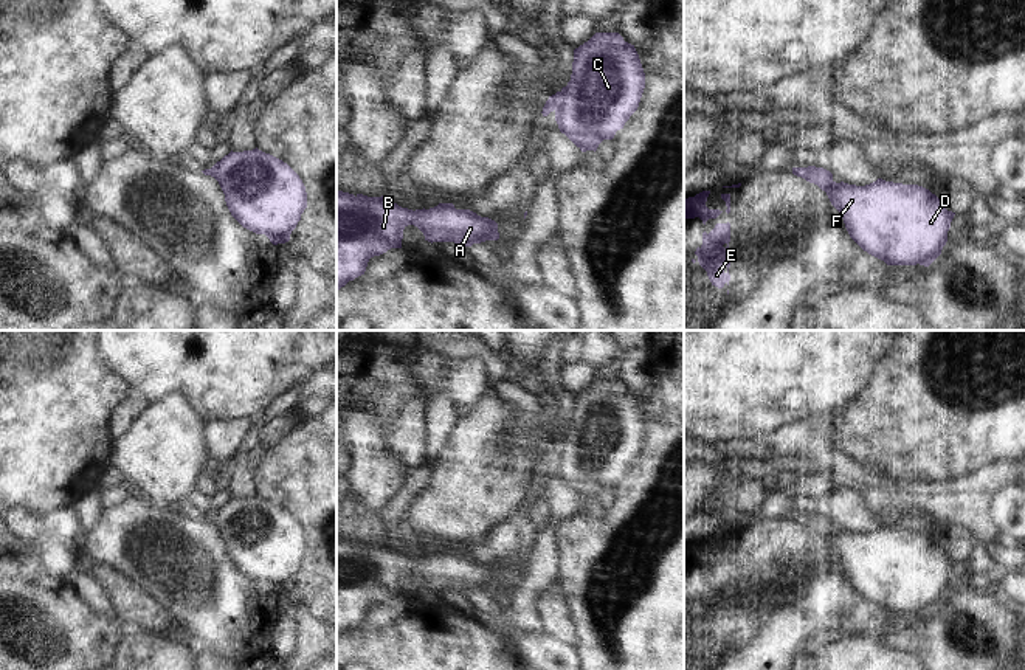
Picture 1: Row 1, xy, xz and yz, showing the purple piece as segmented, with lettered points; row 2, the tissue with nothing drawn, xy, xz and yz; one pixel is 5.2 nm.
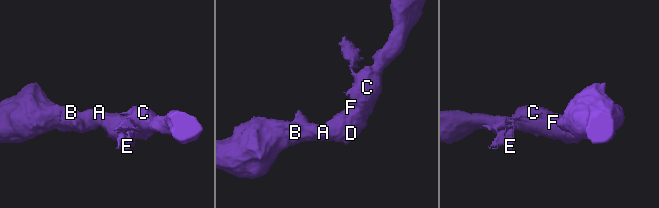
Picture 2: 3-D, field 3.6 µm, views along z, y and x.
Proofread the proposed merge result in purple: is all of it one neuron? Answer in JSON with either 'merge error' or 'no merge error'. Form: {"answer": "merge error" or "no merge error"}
{"answer": "merge error"}

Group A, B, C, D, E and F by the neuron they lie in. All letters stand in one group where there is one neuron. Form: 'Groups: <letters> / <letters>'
Groups: A B C D F / E

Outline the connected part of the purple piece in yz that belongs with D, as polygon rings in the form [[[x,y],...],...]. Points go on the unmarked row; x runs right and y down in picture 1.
[[[792,515],[802,520],[802,526],[817,532],[827,540],[831,552],[842,561],[850,585],[868,602],[887,613],[924,613],[929,614],[947,589],[947,578],[955,560],[947,558],[941,547],[929,537],[918,532],[902,532],[878,526],[856,534],[836,530],[833,521],[823,515]]]

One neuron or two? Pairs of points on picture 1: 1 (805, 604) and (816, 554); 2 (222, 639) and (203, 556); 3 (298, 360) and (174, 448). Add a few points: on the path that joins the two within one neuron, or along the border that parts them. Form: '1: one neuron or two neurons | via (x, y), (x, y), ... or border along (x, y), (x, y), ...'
1: one neuron | via (805, 591), (810, 566)
2: one neuron | via (222, 619), (222, 610), (203, 591), (203, 576)
3: two neurons | border along (171, 394), (180, 393), (202, 416)

